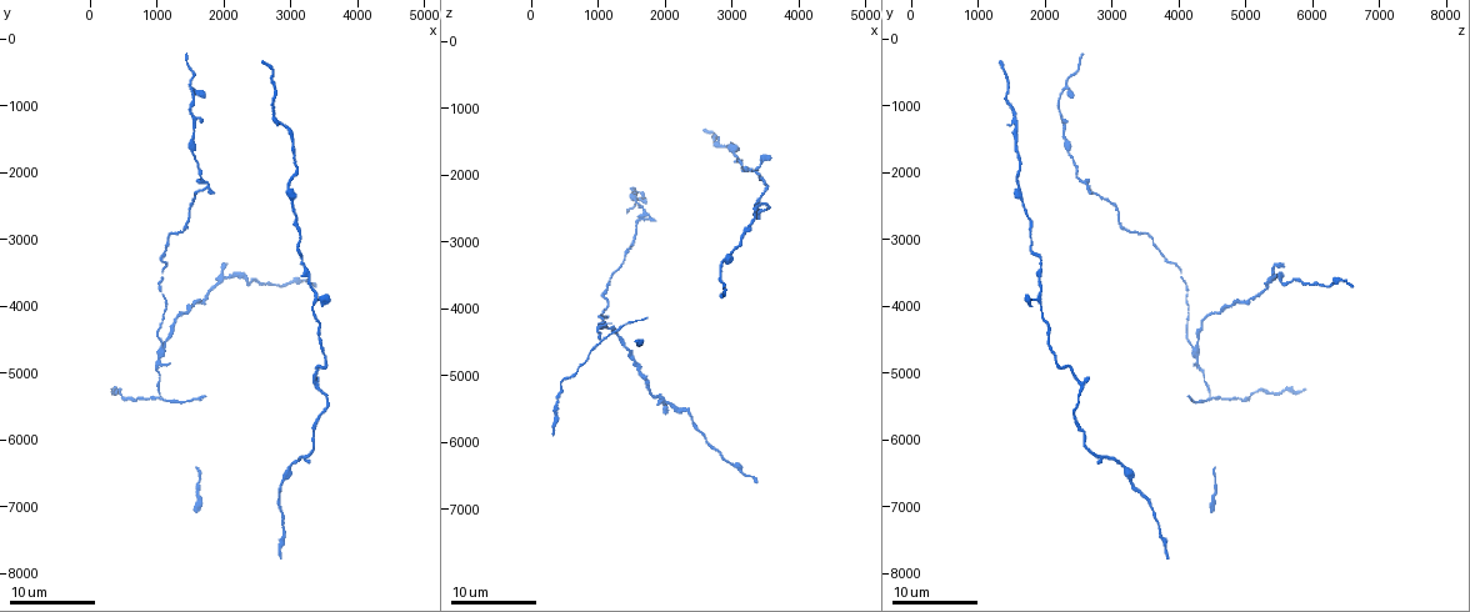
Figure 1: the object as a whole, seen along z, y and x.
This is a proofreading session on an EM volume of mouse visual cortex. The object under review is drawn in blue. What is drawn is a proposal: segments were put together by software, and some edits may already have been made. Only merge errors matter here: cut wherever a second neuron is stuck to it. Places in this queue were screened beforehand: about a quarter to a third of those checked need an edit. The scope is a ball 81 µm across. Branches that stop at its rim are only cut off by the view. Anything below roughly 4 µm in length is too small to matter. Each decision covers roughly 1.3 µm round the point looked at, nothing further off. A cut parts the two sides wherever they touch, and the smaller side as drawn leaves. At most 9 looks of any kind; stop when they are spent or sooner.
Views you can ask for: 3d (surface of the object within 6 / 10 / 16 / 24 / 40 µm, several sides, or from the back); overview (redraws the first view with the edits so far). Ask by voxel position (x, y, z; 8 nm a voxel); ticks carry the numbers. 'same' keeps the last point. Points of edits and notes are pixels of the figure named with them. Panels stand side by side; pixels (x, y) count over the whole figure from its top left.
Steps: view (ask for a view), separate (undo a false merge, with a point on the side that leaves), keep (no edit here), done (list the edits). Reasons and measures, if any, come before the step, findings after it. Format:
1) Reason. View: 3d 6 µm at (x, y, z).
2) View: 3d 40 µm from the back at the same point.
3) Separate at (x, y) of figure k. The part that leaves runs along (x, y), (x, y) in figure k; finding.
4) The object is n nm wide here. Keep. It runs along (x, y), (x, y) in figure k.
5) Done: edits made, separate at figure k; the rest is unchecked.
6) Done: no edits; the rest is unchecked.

Three arms meet. View: 3d 6 µm at (2750, 1150, 1550).

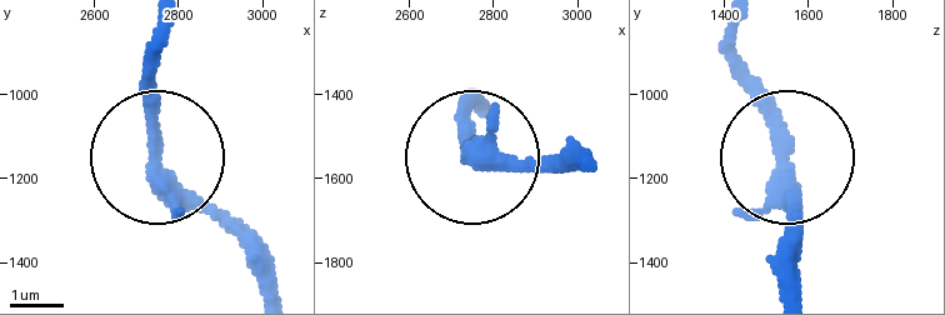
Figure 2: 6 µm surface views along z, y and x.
View: 3d 6 µm from the back at (2755, 1170, 1545).

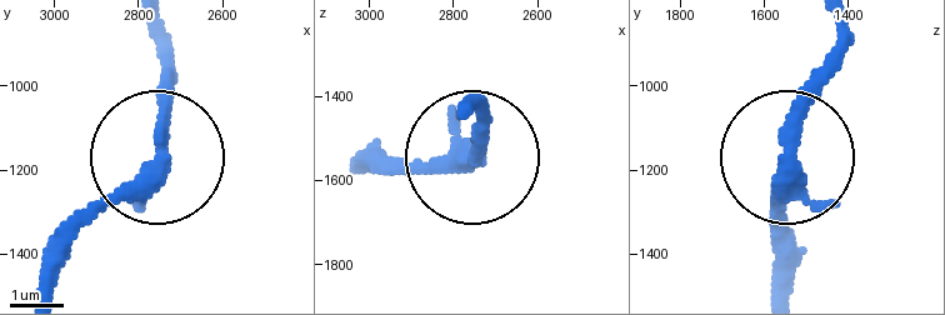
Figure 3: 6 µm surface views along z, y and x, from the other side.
3 arms meet here. Keep. All the same neuron.

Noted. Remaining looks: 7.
Side arm on a straight run. View: 3d 6 µm at (1650, 2250, 2700).

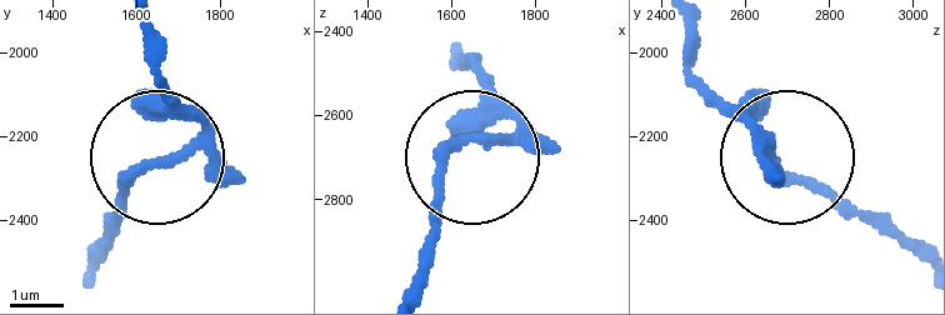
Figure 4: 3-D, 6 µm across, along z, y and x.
The object is 170 nm wide here. Keep. All the same neuron.

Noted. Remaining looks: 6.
Looks like a crossing. View: 3d 6 µm at (1100, 4600, 4300).

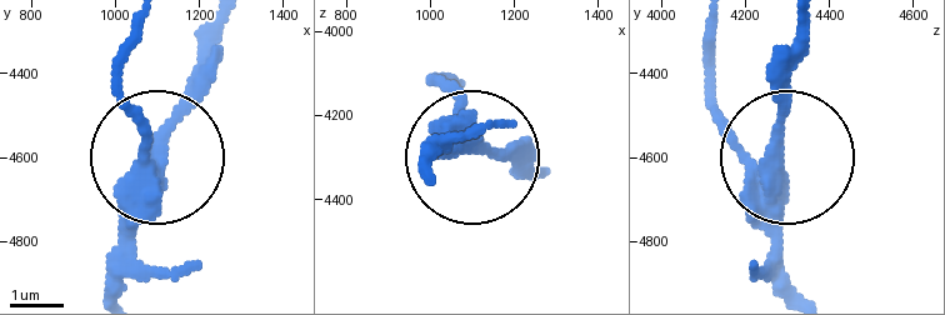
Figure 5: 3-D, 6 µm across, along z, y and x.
Other side. View: 3d 6 µm from the back at (1100, 4615, 4270).

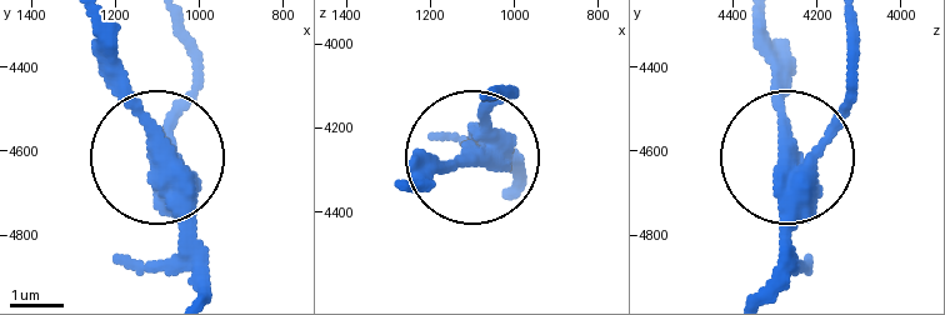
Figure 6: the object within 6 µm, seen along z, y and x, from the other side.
The side arm is 23 µm long. Separate at (146, 134) of figure 6. The part that leaves runs along (178, 206), (173, 144), (133, 90), (110, 23) in figure 6; two neurons meet here.

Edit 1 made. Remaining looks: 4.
Two arms in line, one across. View: 3d 10 µm at (1050, 5400, 4500).

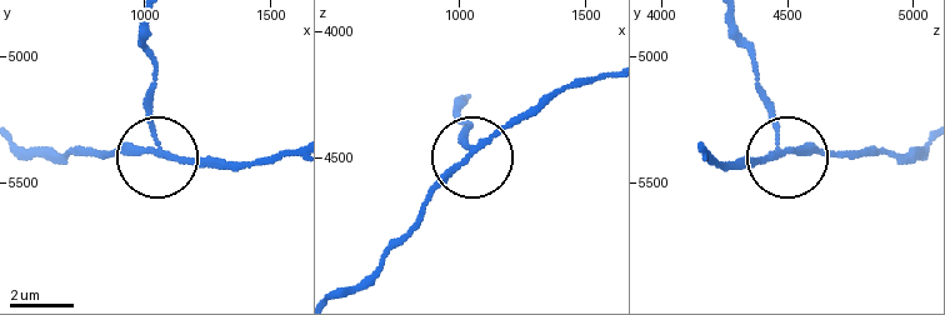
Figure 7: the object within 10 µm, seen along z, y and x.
The object is 150 nm wide here. Separate at (128, 146) of figure 7. The part that leaves runs along (158, 153), (36, 153), (20, 145) in figure 7; a second neuron is stuck on.

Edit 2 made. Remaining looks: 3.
Done: edits made, separate at figure 6, separate at figure 7; the rest is unchecked.

